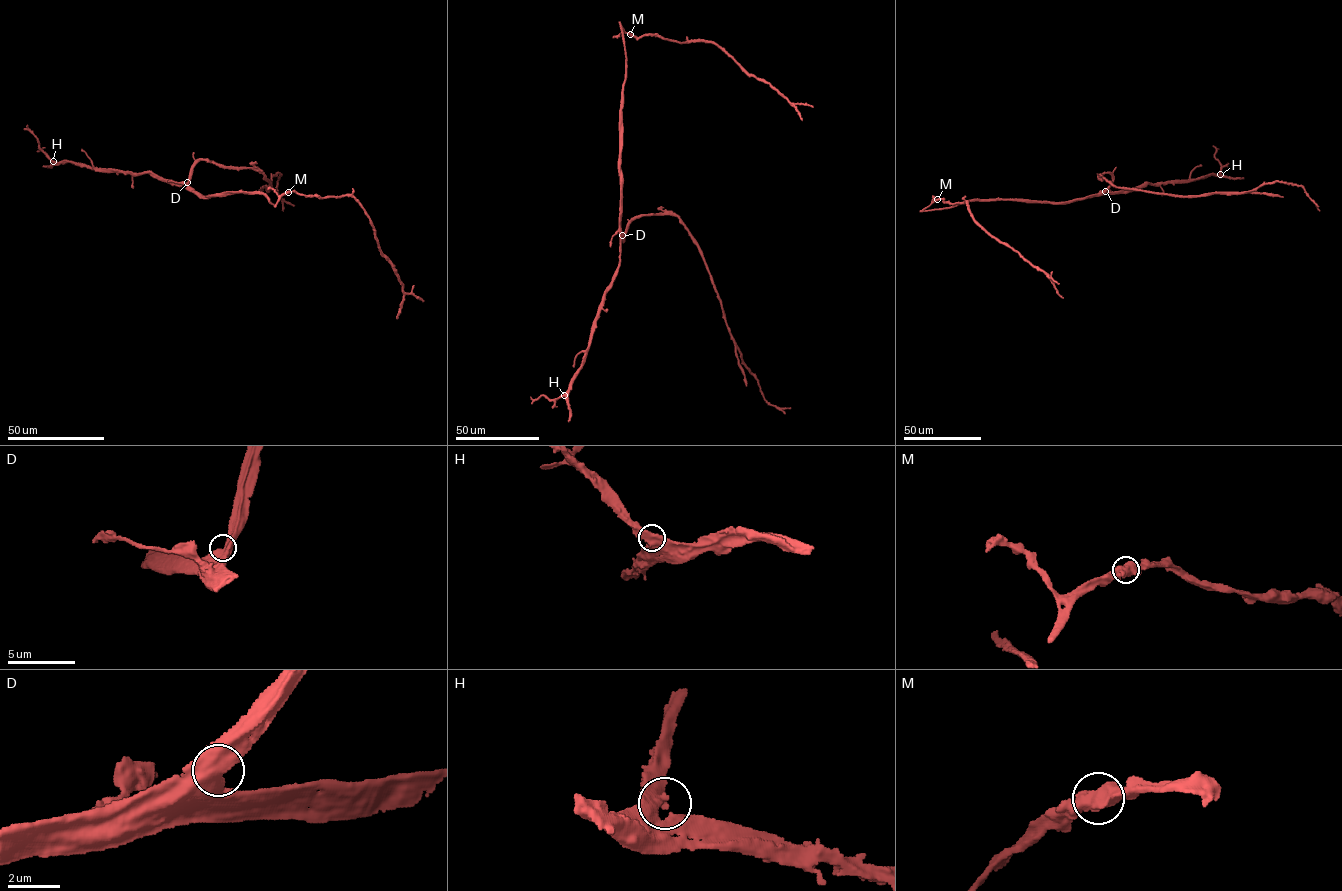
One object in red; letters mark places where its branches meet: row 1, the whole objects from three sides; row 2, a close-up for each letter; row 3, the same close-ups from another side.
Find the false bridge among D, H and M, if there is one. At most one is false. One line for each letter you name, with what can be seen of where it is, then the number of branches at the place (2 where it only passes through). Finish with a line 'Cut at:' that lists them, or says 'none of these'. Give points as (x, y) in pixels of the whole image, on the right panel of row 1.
Cut at: none of these

